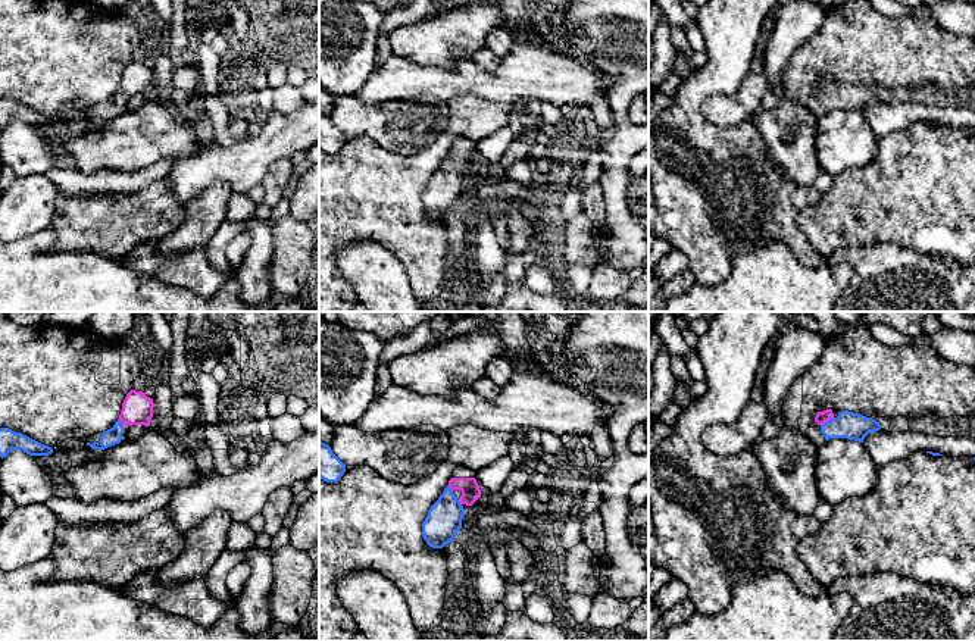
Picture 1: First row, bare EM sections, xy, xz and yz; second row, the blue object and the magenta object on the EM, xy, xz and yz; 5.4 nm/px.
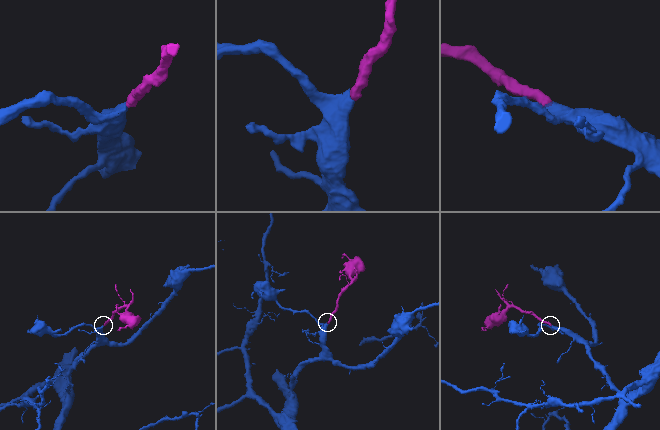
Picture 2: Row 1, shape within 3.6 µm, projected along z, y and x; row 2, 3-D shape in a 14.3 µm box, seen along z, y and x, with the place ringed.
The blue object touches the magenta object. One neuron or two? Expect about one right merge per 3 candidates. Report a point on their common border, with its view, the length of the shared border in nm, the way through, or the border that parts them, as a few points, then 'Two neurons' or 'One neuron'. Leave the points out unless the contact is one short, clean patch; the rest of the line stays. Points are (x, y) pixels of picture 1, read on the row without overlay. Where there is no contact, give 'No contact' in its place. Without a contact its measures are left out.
Touches blue at yz (828, 91). Shared border 90 nm. Path across: yz (849, 96), (828, 91), (821, 88). One neuron

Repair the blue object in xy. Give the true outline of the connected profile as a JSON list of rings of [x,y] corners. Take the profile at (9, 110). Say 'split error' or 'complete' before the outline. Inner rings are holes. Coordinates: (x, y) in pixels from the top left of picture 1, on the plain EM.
complete; [[[0,99],[0,128],[3,129],[13,121],[22,121],[29,126],[49,126],[53,119],[44,116],[21,103],[15,103],[9,99]]]

